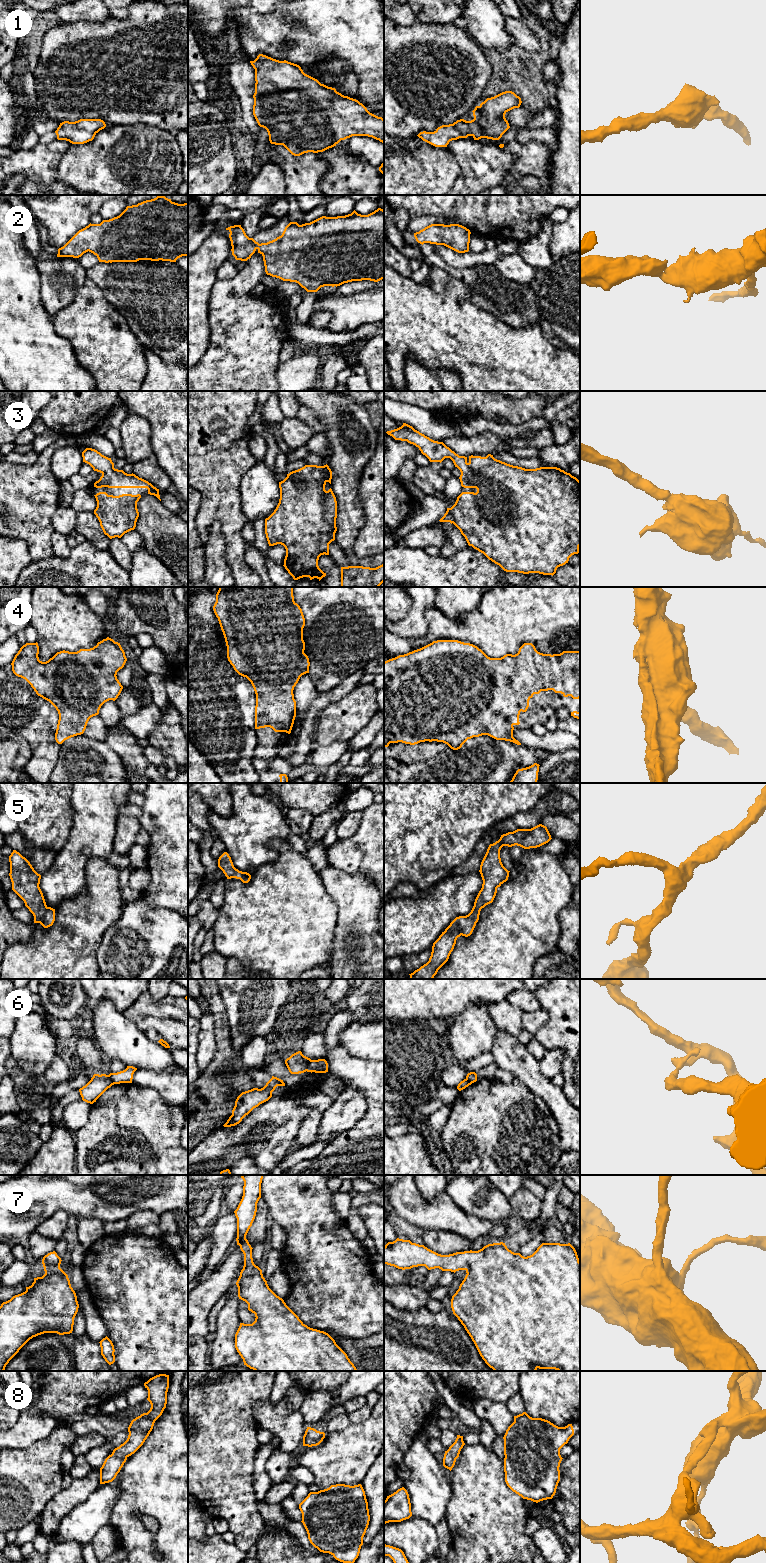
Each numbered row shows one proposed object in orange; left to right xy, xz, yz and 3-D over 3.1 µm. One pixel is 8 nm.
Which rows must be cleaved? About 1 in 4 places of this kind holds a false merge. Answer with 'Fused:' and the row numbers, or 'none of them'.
Fused: 6

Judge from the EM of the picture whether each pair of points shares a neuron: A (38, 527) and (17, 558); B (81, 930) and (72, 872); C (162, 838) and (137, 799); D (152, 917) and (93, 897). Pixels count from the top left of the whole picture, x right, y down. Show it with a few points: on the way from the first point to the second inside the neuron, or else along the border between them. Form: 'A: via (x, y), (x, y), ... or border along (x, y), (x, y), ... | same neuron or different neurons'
A: border along (10, 537), (22, 539), (33, 559) | different neurons
B: border along (85, 874), (84, 889), (64, 899), (56, 909) | different neurons
C: border along (143, 793), (144, 800), (140, 807) | different neurons
D: border along (123, 906), (121, 915), (109, 927) | different neurons

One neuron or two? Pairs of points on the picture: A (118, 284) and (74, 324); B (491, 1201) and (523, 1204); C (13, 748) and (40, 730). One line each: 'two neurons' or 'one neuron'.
A: two neurons
B: two neurons
C: two neurons

